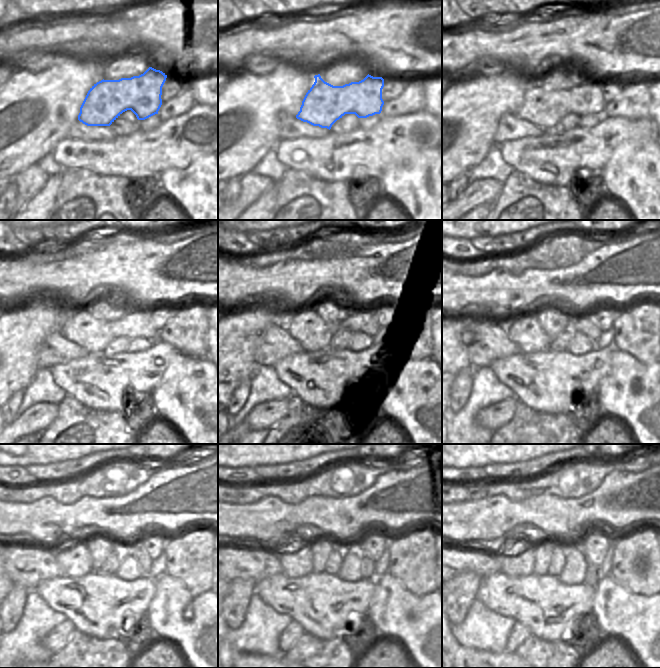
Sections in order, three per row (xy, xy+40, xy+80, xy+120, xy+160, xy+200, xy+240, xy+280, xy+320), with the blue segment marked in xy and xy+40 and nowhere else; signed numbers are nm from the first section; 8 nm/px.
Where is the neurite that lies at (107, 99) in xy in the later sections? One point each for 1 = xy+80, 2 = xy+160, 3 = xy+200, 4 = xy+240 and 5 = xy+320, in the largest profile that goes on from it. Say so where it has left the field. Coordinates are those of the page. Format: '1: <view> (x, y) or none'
1: xy+80 (544, 108)
2: xy+160 (305, 326)
3: xy+200 (525, 331)
4: xy+240 (75, 561)
5: xy+320 (521, 563)

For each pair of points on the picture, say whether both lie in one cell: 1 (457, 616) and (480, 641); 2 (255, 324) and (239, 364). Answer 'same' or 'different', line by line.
1: different
2: same

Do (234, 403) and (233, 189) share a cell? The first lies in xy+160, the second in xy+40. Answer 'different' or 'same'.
same

